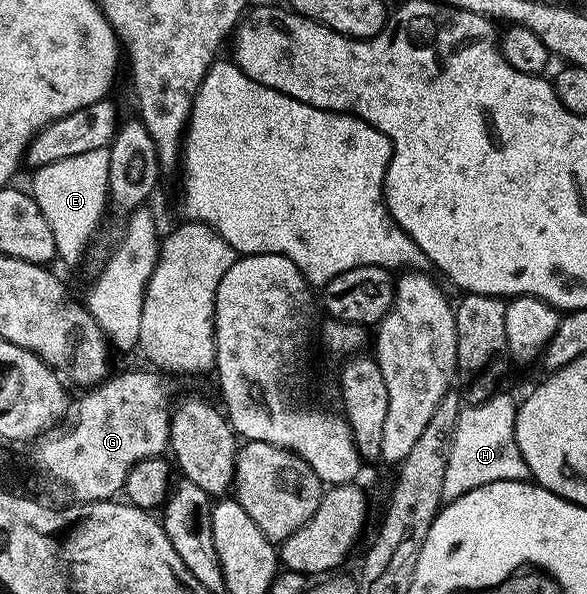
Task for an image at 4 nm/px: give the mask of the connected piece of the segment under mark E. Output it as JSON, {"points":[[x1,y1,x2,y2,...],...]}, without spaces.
{"points":[[100,149,57,160,32,174,30,192,55,237,58,260,69,267,84,260,93,235,102,226,103,221,97,218,97,213,104,217,107,213,108,172,106,150]]}

